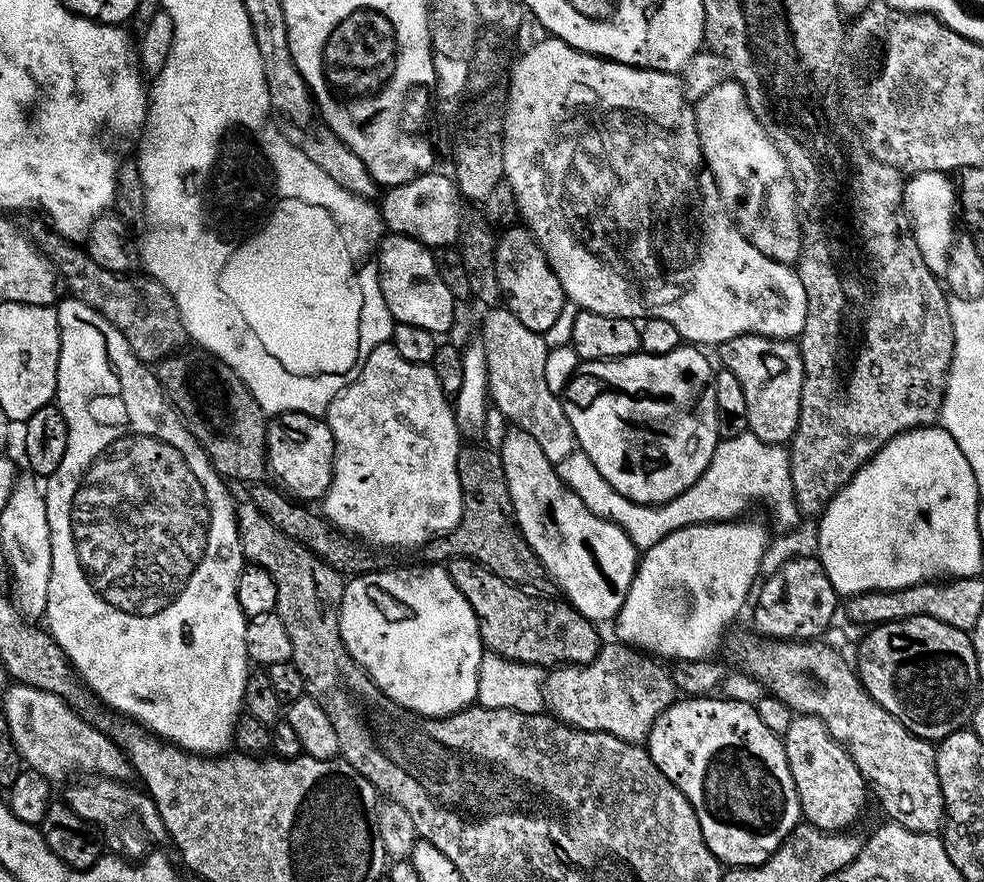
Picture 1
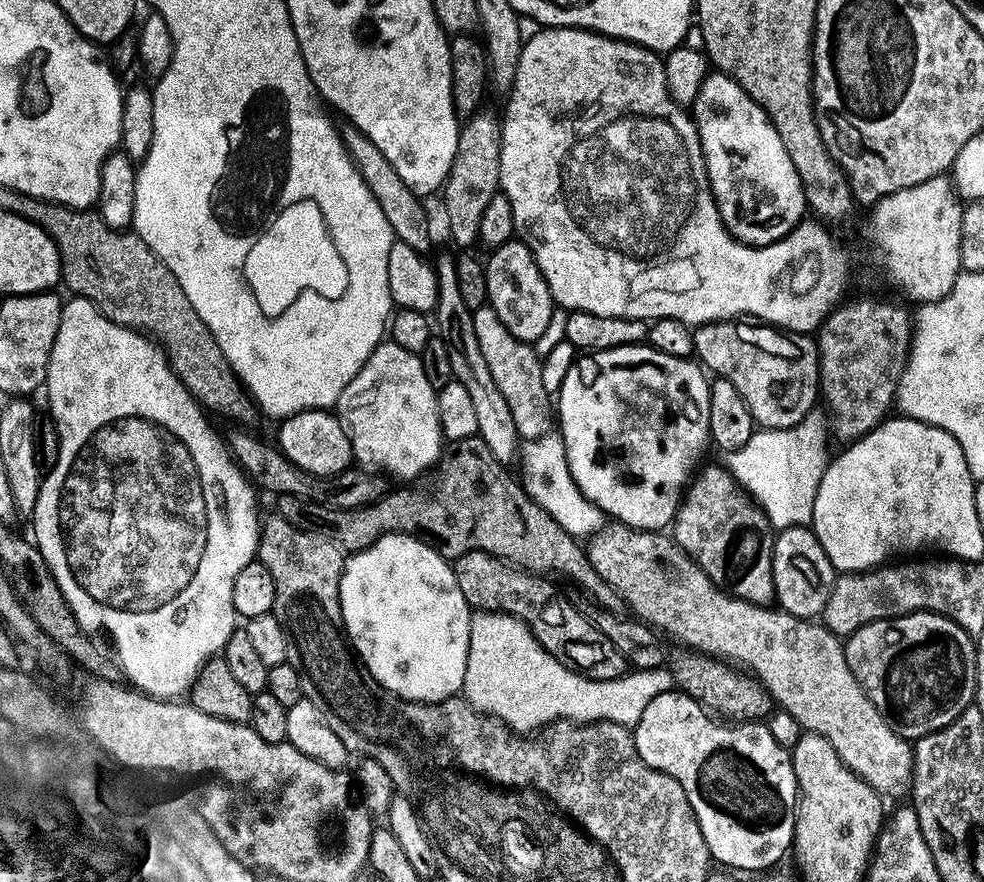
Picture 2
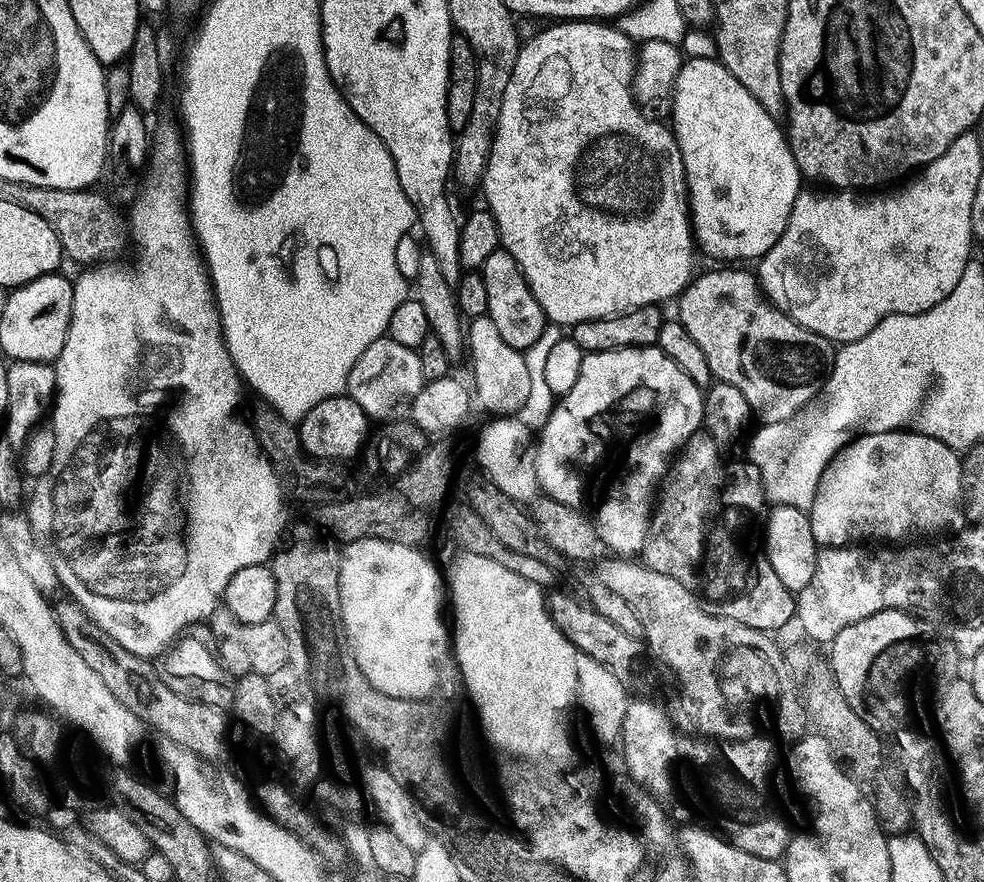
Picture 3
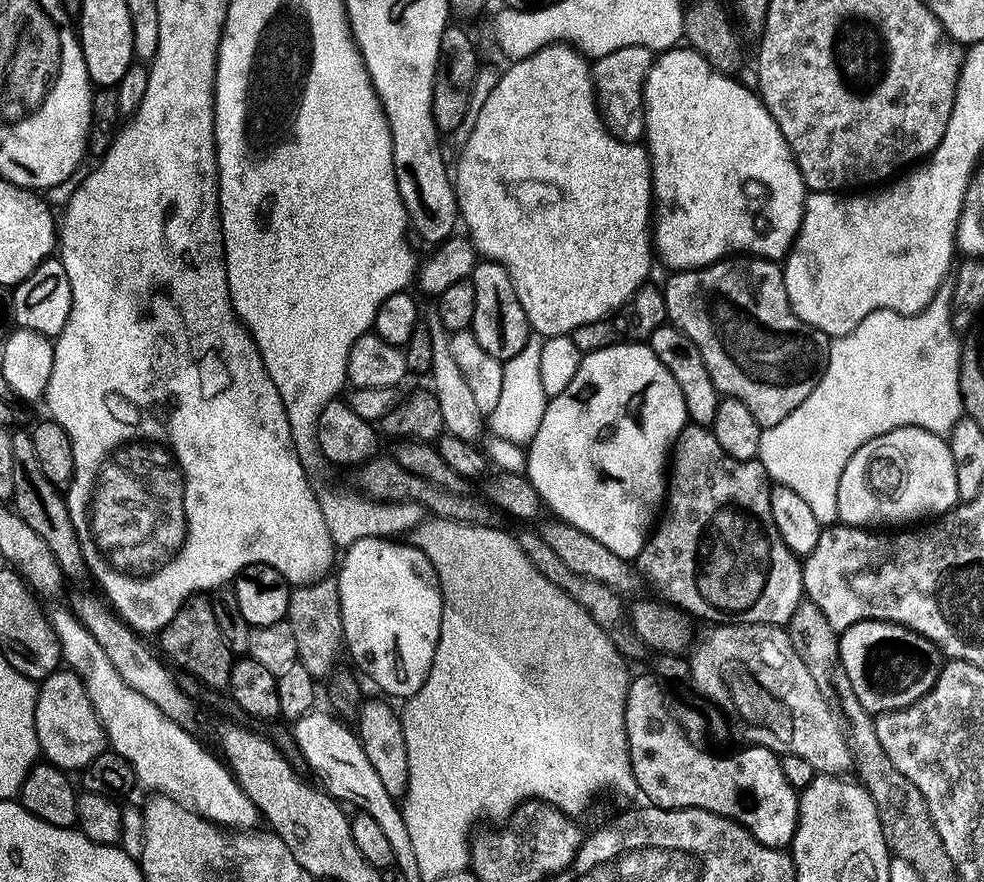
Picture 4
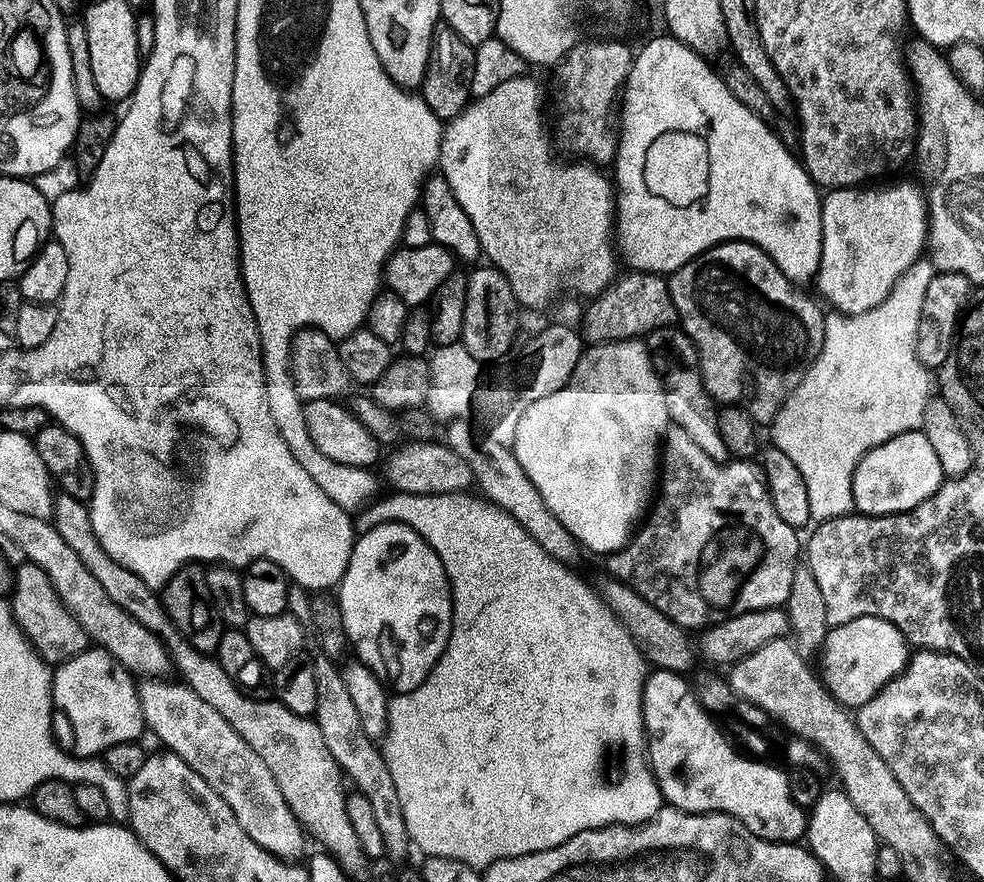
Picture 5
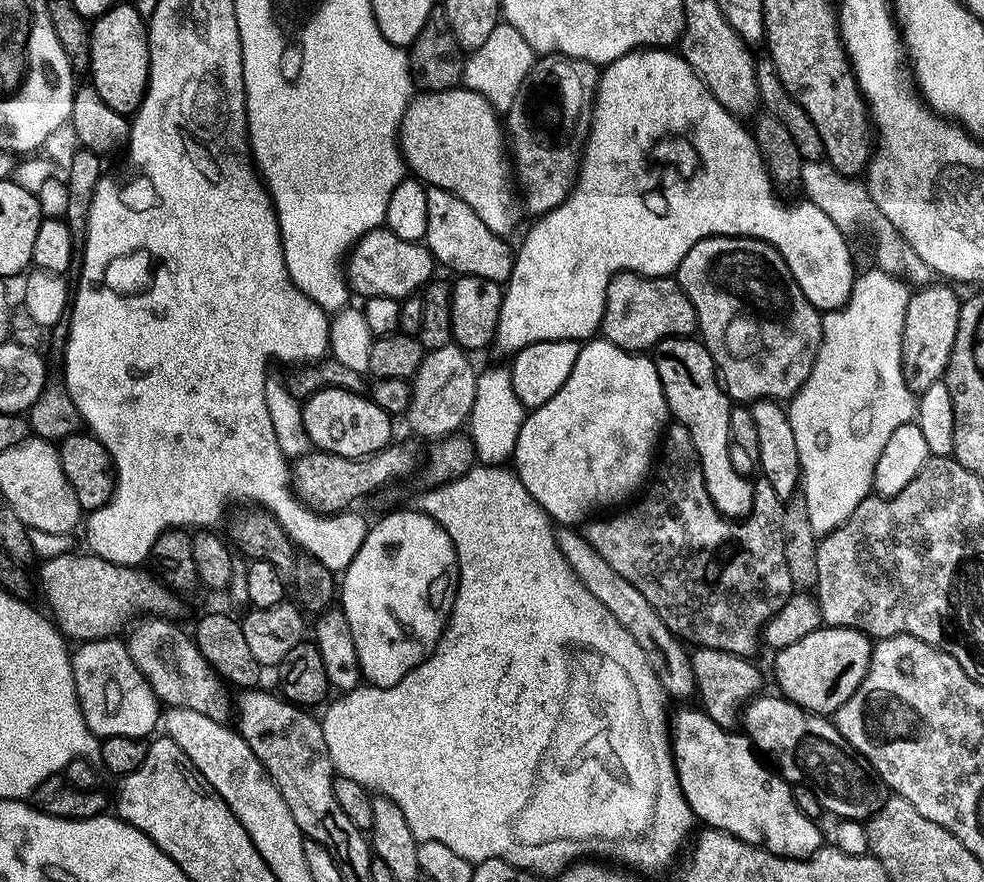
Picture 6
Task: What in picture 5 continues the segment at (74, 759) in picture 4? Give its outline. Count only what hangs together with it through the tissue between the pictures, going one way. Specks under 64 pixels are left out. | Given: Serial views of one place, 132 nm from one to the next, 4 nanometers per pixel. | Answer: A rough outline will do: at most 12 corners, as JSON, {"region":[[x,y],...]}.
{"region":[[90,646],[55,665],[77,756],[146,732],[133,673]]}

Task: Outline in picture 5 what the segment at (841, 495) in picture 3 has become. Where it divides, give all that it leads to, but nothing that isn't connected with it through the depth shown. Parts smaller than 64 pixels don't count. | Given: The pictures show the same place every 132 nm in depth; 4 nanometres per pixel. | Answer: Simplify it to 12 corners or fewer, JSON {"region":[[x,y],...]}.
{"region":[[923,431],[858,462],[852,503],[866,516],[905,512],[945,479]]}

